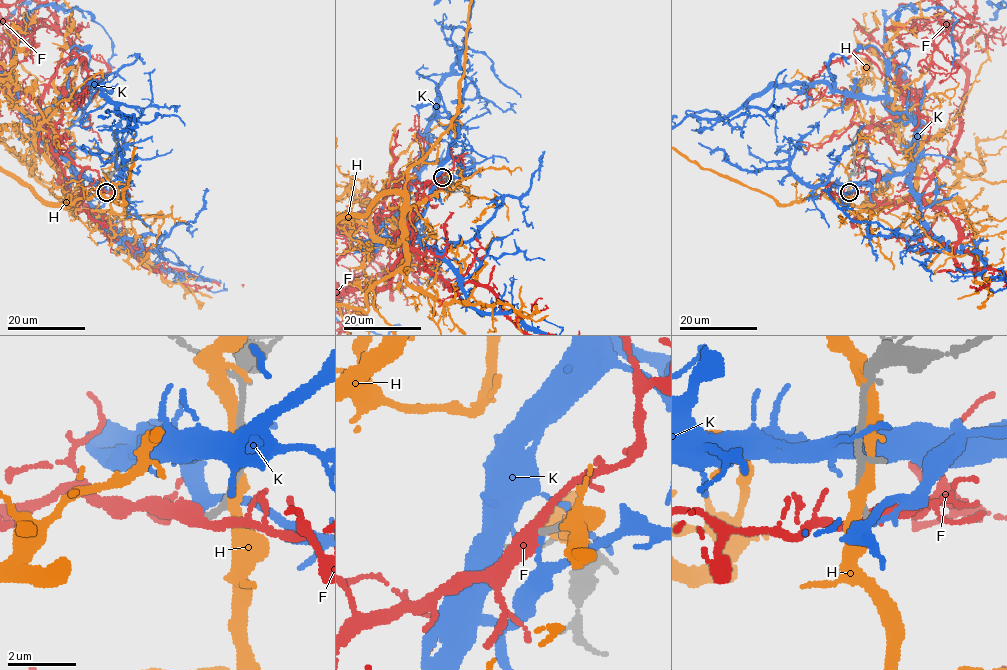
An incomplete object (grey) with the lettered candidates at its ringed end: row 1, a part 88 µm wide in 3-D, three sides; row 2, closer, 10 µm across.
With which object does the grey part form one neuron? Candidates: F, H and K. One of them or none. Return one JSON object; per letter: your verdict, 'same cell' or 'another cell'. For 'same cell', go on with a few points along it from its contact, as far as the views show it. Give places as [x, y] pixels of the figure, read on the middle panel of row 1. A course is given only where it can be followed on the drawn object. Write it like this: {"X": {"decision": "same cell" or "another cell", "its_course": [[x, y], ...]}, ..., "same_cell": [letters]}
{"F": {"decision": "another cell"}, "H": {"decision": "another cell"}, "K": {"decision": "another cell"}, "same_cell": []}

